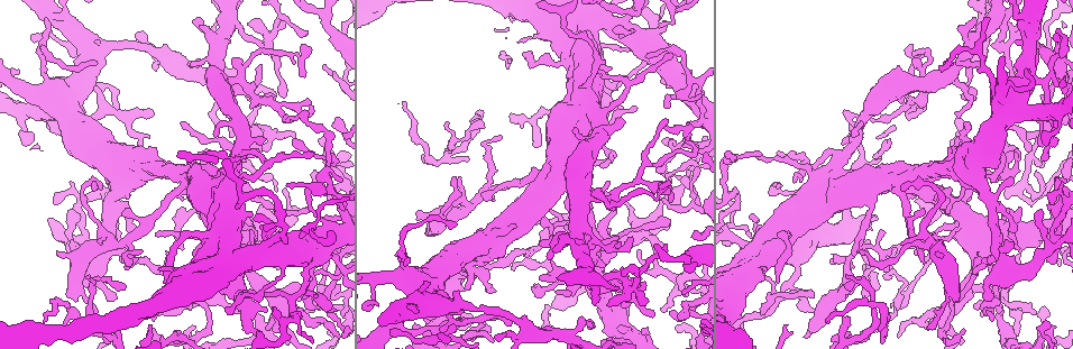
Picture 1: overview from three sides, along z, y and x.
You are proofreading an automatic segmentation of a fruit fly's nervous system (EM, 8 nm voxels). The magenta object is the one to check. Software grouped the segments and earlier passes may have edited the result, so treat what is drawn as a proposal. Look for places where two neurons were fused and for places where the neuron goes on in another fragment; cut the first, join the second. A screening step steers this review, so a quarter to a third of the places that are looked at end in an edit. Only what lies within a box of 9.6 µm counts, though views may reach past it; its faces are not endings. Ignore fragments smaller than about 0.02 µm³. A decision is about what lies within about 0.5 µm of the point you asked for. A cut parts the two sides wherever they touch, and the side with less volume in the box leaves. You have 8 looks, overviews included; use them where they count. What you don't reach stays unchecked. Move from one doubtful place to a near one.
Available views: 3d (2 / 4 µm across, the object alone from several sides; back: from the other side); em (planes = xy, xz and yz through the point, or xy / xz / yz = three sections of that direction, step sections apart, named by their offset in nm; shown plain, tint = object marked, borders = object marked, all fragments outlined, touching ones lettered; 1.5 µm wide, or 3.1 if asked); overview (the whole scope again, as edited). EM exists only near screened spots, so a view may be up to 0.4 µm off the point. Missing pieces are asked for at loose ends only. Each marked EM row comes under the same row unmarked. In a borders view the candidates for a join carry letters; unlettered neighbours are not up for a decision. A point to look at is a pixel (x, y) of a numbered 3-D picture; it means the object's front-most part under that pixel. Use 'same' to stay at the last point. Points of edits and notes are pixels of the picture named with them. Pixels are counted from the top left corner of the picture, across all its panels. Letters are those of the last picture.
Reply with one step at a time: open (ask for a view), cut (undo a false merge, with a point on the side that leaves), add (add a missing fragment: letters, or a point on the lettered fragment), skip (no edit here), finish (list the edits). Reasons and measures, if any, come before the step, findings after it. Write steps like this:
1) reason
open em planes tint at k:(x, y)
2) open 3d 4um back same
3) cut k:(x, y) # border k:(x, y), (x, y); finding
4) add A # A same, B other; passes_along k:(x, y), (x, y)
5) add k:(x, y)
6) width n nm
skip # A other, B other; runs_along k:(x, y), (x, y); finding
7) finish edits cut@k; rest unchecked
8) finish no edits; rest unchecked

branch stops here
open em planes borders at 1:(631, 31)

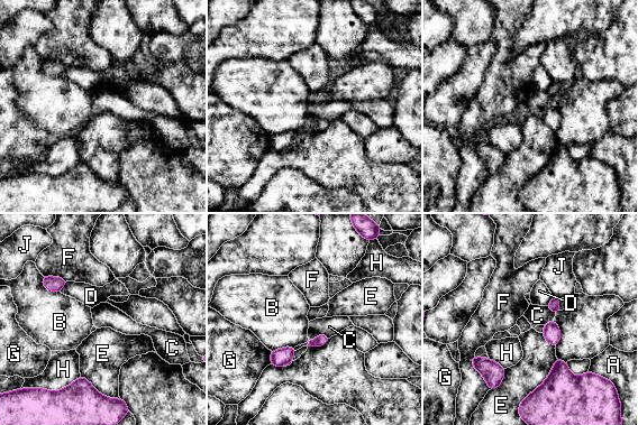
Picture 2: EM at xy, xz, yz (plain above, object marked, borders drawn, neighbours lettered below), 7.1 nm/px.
skip # A other, B other, C other, D other, E other, F other, G other, H other, J other; none of them fits

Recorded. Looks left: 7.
free end
open em xy step 8 borders at 1:(663, 198)

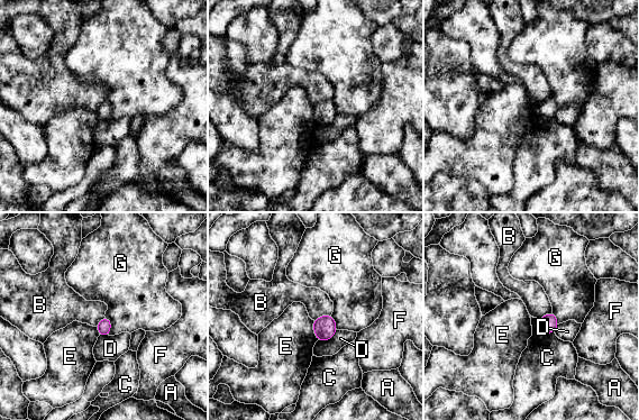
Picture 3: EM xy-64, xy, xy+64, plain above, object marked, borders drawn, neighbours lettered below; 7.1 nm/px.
width 100 nm
skip # A other, B other, C other, D other, E other, F other, G other; border 3:(105, 316), (110, 322), (110, 335); no lettered fragment goes on from it

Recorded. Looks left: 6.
sudden change in width
open em xy step 8 borders at 1:(870, 205)

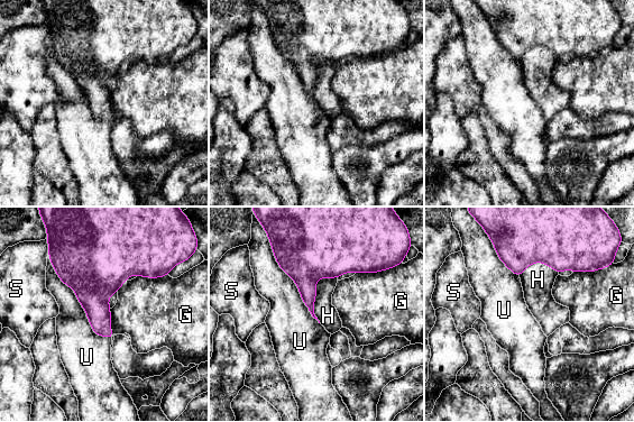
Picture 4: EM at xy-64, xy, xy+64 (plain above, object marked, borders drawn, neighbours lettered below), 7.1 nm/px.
width 70 nm
skip # G other, H other, S other, U other; border 4:(167, 274), (161, 277), (137, 276); all the same neuron

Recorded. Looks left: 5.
an open end
open em yz step 4 borders at 1:(624, 329)

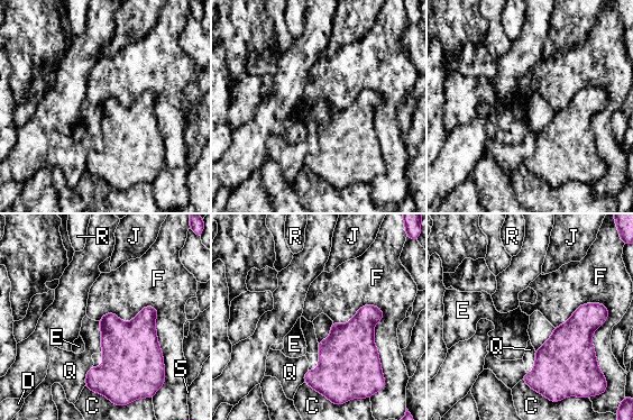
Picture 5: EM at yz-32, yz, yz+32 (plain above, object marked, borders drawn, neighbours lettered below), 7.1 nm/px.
open em xz step 8 borders same

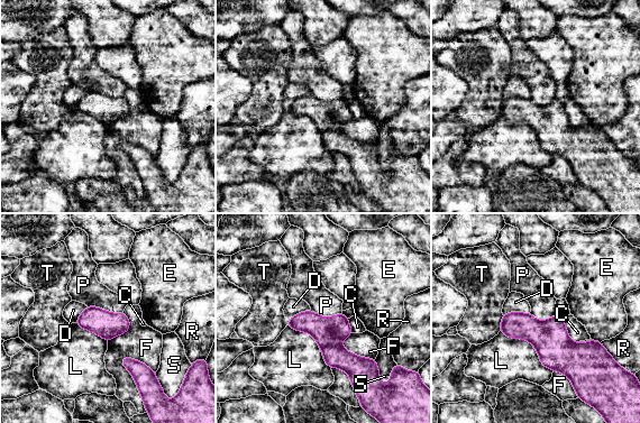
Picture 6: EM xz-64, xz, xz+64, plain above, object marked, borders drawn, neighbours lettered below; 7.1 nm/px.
skip # C other, D other, E other, F other, L other, P other, R other, S other, T other; border 6:(88, 306), (122, 313); no lettered fragment goes on from it

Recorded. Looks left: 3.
finish no edits; rest unchecked

